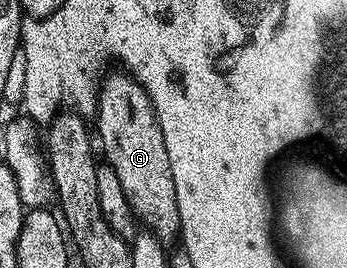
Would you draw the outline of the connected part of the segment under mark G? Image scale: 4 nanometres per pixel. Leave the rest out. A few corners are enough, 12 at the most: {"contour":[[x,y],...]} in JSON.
{"contour":[[126,71],[99,83],[97,145],[138,224],[179,212],[159,120]]}

